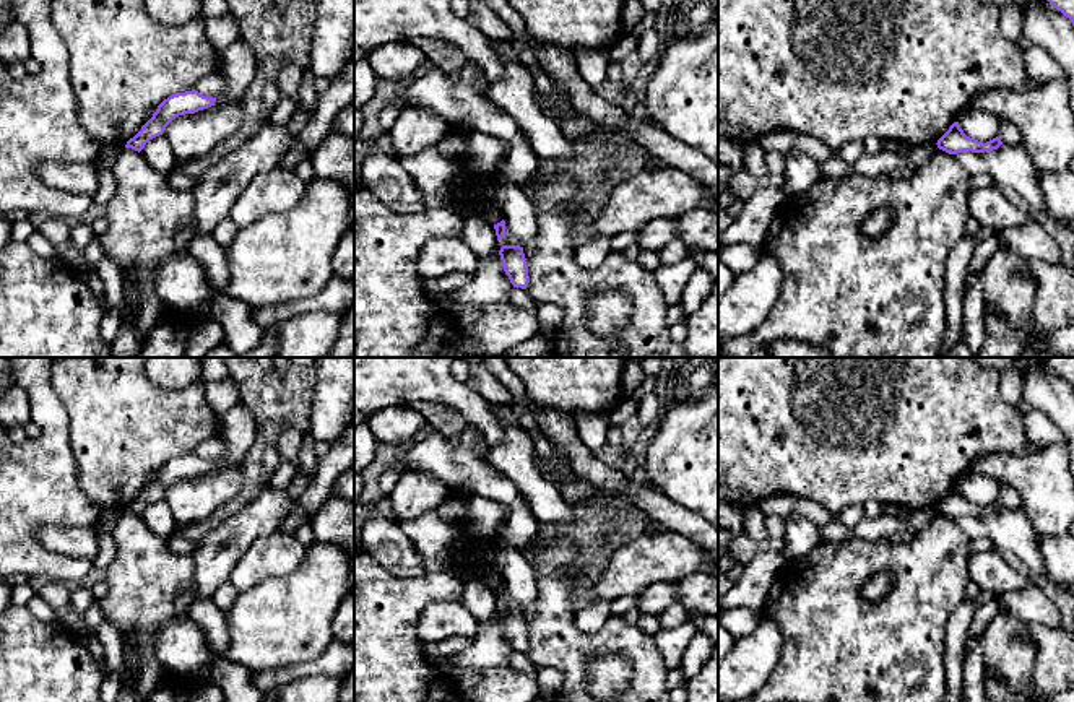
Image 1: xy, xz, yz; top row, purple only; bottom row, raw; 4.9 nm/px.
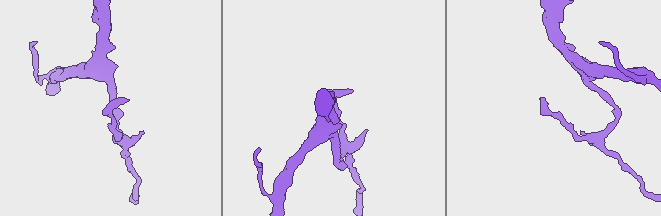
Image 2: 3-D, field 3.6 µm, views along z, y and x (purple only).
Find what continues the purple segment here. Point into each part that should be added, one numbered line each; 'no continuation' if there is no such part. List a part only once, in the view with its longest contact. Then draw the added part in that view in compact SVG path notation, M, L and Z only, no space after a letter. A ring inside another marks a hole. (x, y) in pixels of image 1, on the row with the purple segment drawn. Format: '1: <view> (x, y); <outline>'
no continuation

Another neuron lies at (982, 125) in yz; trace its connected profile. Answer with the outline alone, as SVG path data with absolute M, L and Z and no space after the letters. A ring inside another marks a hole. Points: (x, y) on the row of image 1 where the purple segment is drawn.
M968 107L960 114L959 125L967 136L981 143L999 136L999 117L975 107Z

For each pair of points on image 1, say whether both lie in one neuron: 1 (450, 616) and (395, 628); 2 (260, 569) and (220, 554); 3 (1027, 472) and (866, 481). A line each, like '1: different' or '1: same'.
1: different
2: different
3: different

